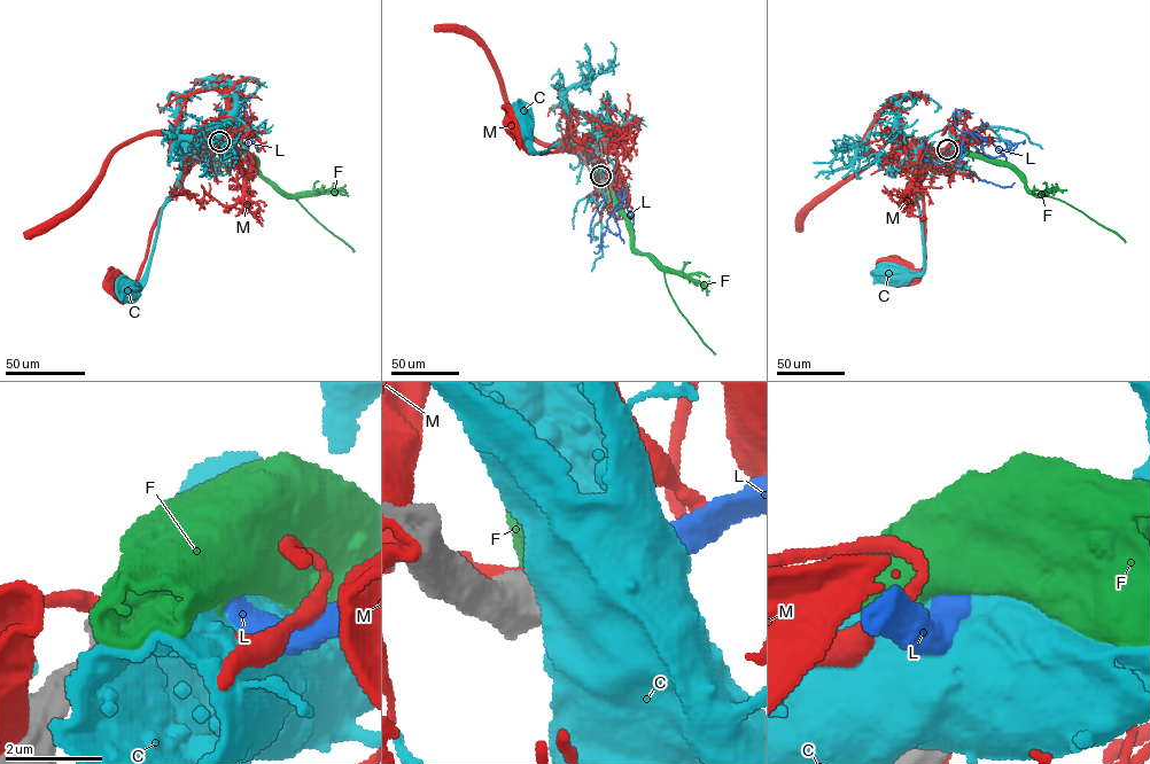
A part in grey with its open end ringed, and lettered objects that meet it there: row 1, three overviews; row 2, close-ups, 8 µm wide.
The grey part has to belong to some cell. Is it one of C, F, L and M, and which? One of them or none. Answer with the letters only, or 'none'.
L

